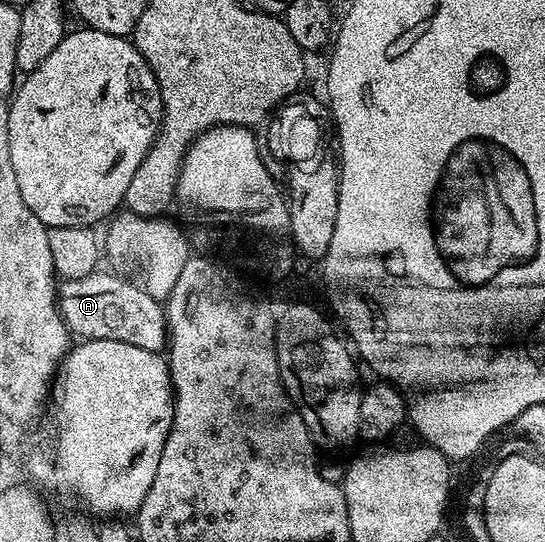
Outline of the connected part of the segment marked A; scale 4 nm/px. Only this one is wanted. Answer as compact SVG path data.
M97 270L86 278L60 280L56 290L56 306L69 333L80 340L113 340L130 342L138 350L163 353L168 342L168 319L164 304L150 298L136 282L131 284L112 272Z

